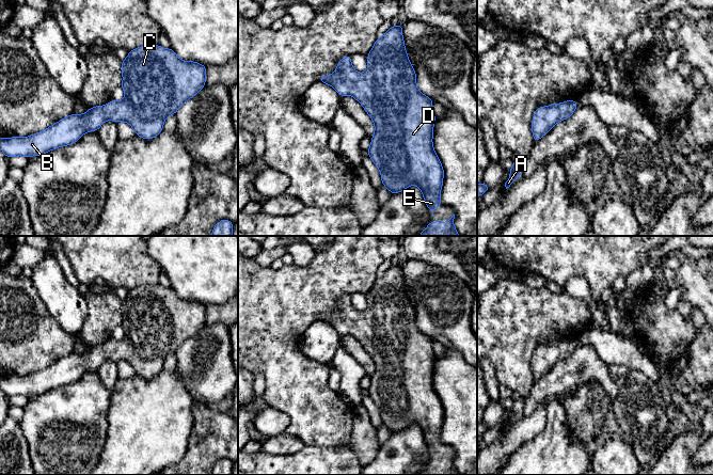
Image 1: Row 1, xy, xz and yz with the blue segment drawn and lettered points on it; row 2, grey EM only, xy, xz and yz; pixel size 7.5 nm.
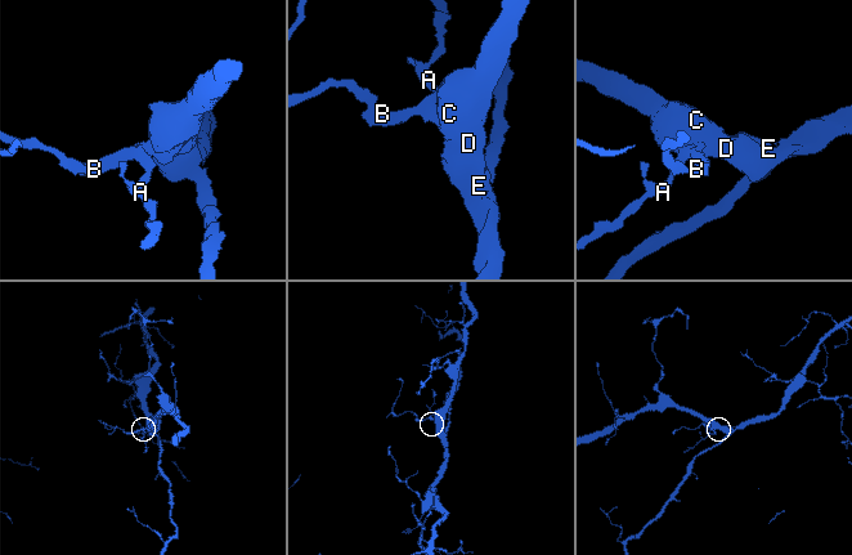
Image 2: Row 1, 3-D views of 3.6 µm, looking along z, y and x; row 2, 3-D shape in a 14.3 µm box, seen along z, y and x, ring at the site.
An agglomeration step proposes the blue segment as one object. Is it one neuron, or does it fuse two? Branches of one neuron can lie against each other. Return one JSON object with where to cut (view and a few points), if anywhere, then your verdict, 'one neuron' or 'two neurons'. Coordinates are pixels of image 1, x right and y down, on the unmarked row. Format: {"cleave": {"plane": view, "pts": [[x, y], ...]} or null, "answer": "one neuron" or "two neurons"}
{"cleave": null, "answer": "one neuron"}

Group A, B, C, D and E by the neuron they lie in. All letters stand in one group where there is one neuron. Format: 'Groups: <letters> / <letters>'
Groups: A B C D E

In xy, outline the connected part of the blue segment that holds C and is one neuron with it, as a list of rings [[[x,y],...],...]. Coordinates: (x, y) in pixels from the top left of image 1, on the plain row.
[[[158,283],[140,285],[130,289],[127,297],[122,300],[122,314],[121,326],[125,331],[123,339],[111,338],[108,344],[90,347],[84,353],[73,352],[32,375],[0,377],[0,389],[7,397],[41,395],[77,381],[85,371],[97,370],[108,359],[115,362],[126,361],[138,376],[149,379],[162,371],[163,363],[169,354],[174,354],[188,338],[195,335],[206,324],[205,304],[183,300],[172,287],[164,288]]]

